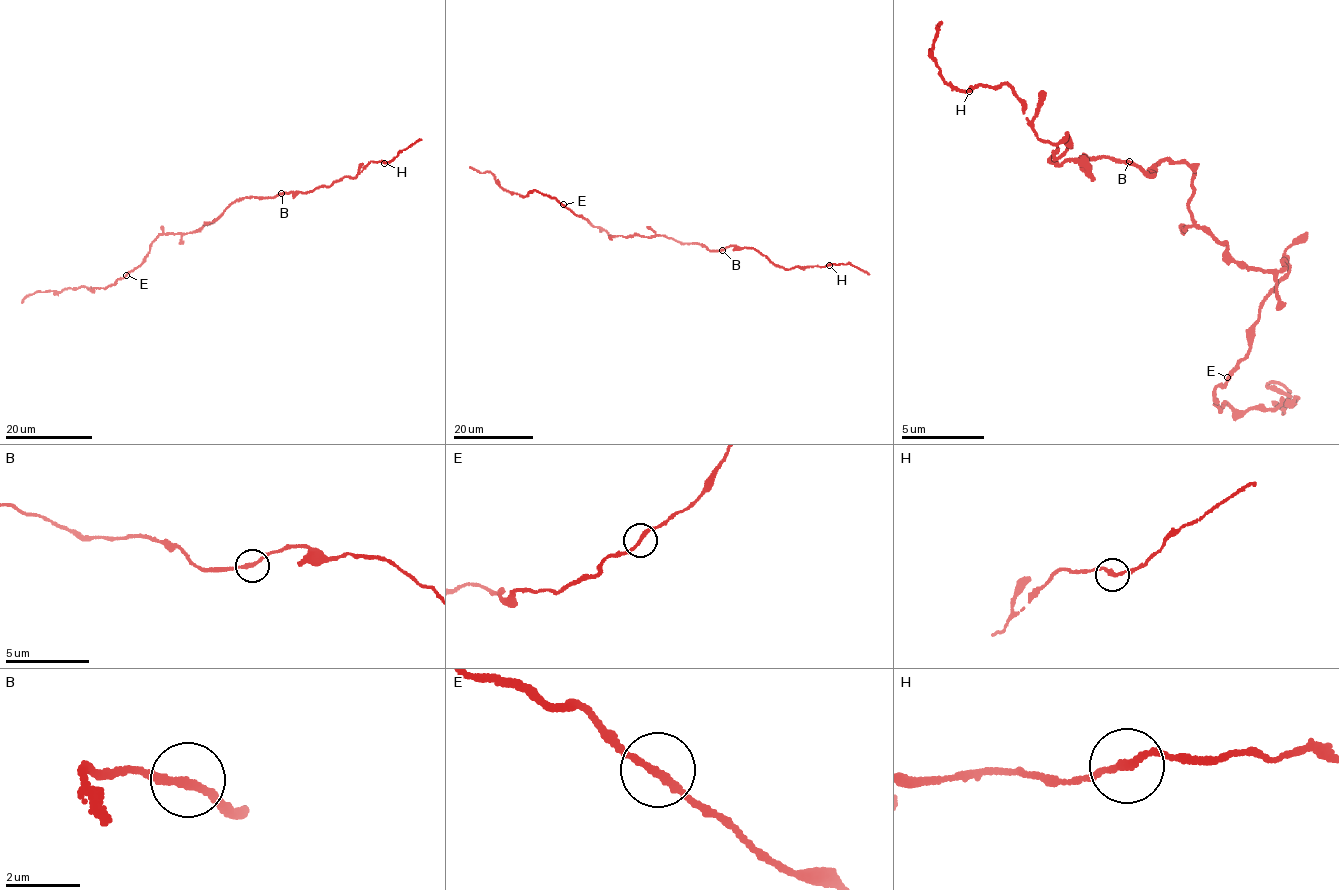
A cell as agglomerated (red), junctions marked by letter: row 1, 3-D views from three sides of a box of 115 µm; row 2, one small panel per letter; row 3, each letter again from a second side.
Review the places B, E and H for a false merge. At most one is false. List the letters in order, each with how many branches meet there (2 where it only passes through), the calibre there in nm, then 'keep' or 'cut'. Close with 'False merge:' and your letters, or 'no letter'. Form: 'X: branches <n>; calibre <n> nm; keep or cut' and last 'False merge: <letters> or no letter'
B: branches 2; calibre 200 nm; keep
E: branches 2; calibre 200 nm; keep
H: branches 2; calibre 190 nm; keep
False merge: no letter

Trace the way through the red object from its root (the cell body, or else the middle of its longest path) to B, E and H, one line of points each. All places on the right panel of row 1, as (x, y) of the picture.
B: (1194, 215), (1189, 185), (1197, 168), (1167, 159), (1147, 166), (1155, 172), (1147, 176), (1129, 161)
E: (1194, 215), (1249, 266), (1273, 274), (1290, 260), (1253, 345), (1227, 377)
H: (1194, 215), (1197, 168), (1053, 168), (1068, 135), (1038, 136), (1006, 82), (969, 93)

